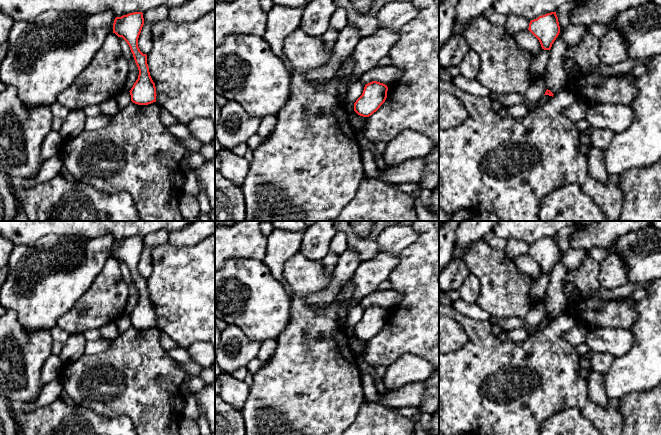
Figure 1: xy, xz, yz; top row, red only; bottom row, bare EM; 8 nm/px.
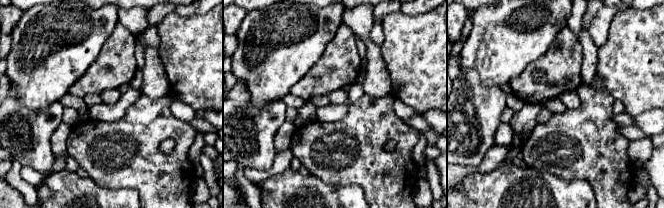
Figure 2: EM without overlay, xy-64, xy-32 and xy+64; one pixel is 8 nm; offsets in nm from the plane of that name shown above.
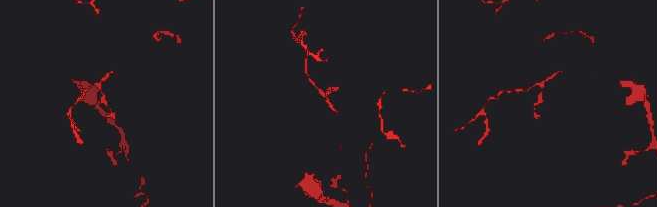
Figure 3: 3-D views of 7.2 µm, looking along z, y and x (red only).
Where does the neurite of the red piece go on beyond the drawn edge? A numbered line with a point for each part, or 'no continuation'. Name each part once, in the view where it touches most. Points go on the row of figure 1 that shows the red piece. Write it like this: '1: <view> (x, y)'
no continuation

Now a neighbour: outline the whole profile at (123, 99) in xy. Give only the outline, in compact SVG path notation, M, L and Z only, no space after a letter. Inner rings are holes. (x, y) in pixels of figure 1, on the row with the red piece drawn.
M126 89L121 94L119 94L115 99L118 103L120 110L124 109L128 104L132 102L130 92Z

